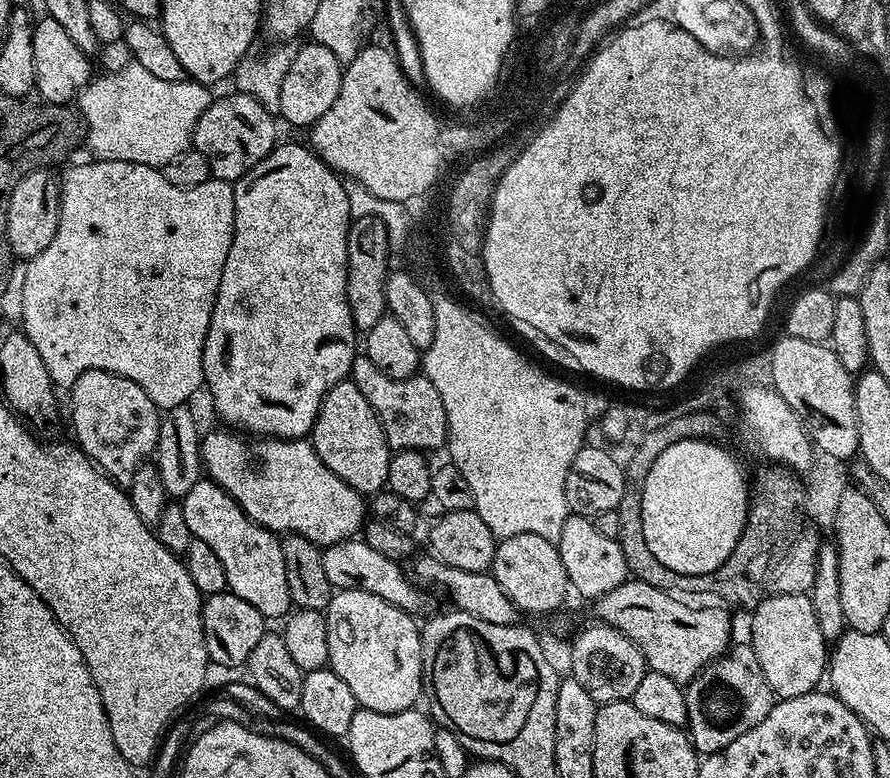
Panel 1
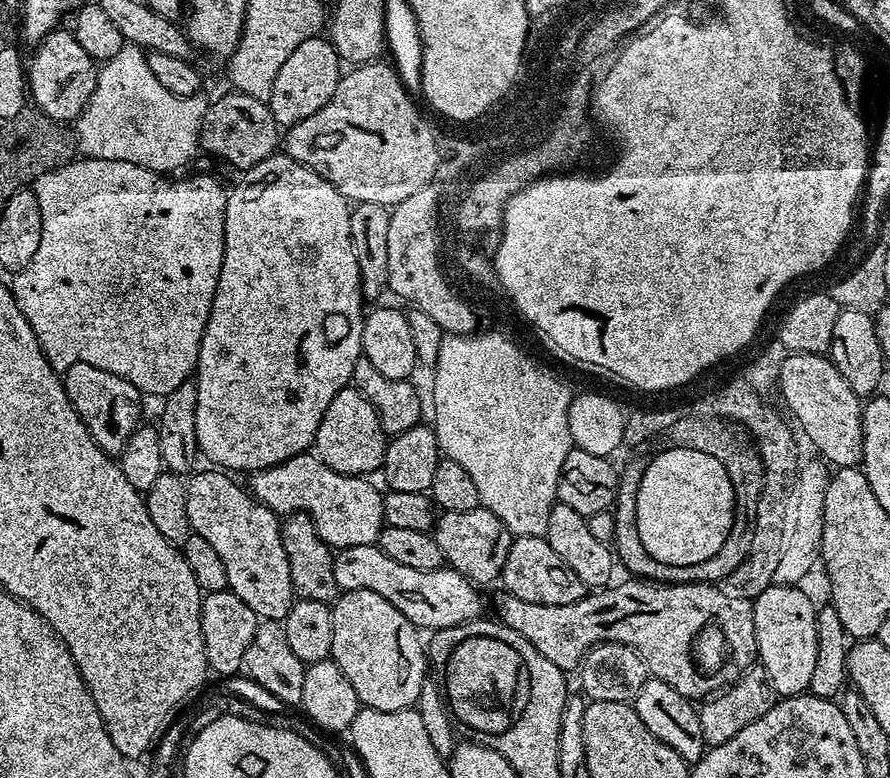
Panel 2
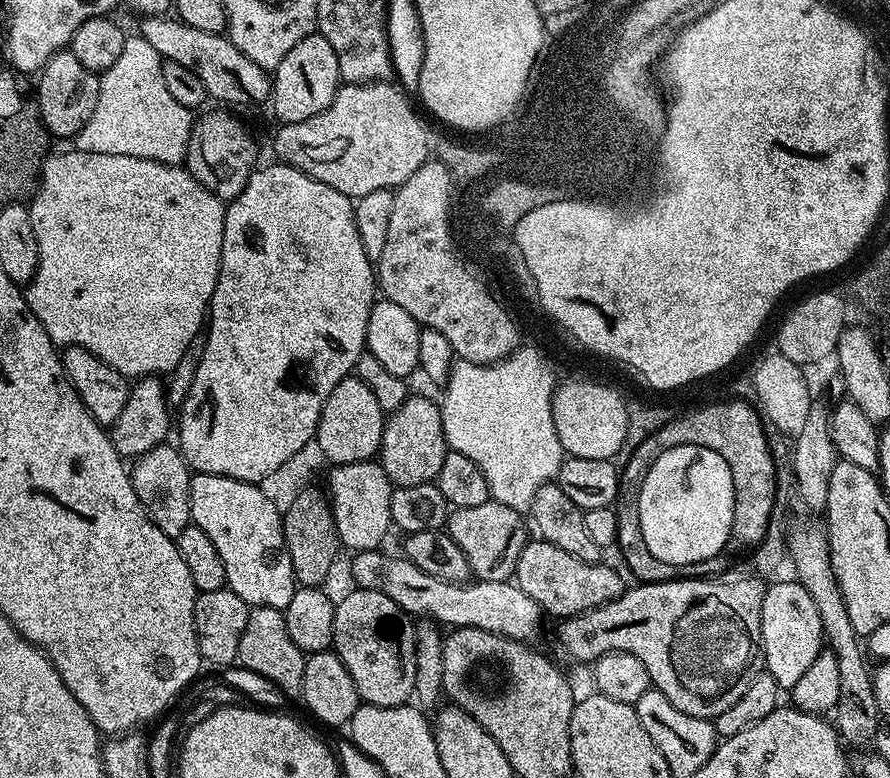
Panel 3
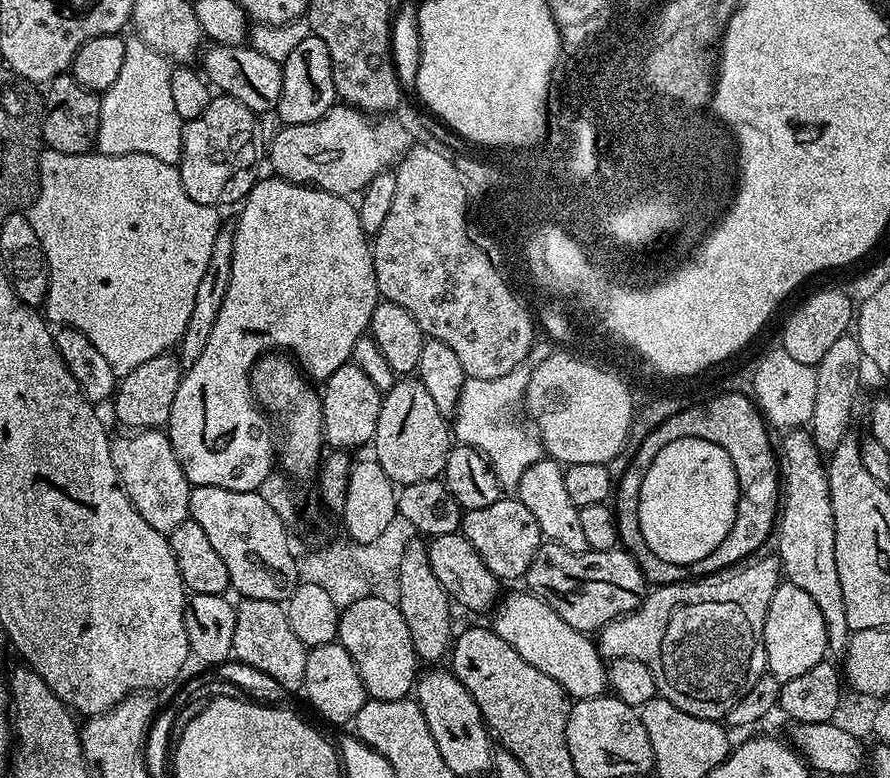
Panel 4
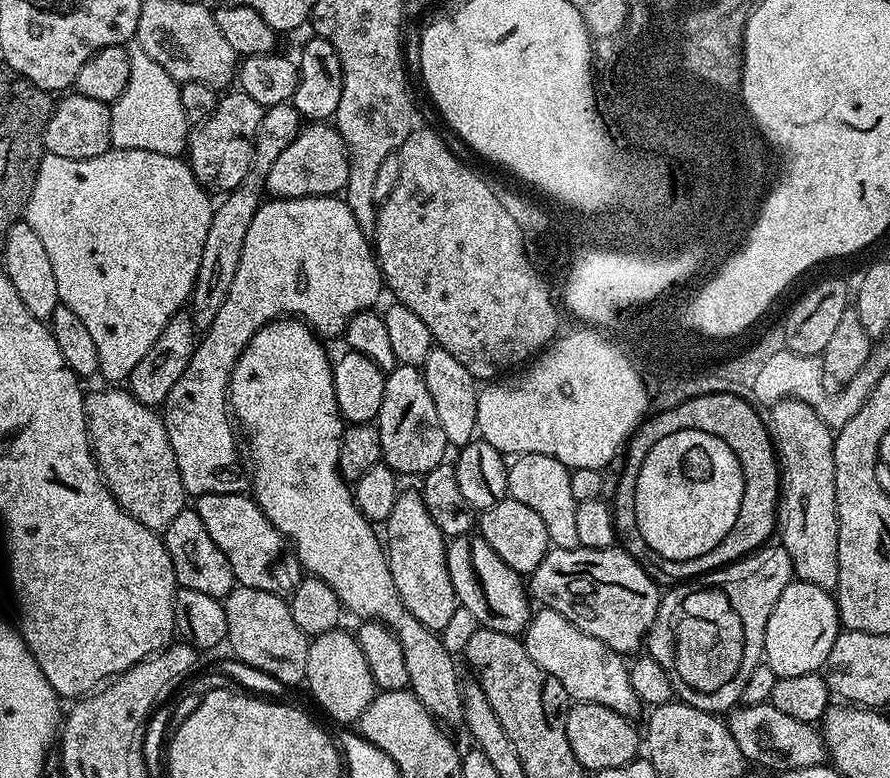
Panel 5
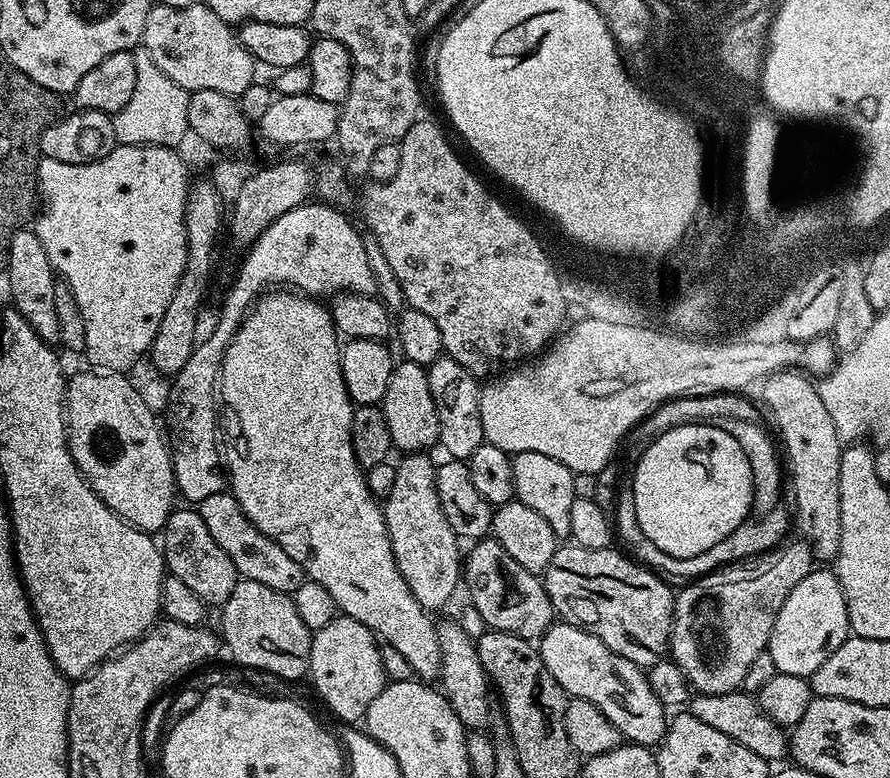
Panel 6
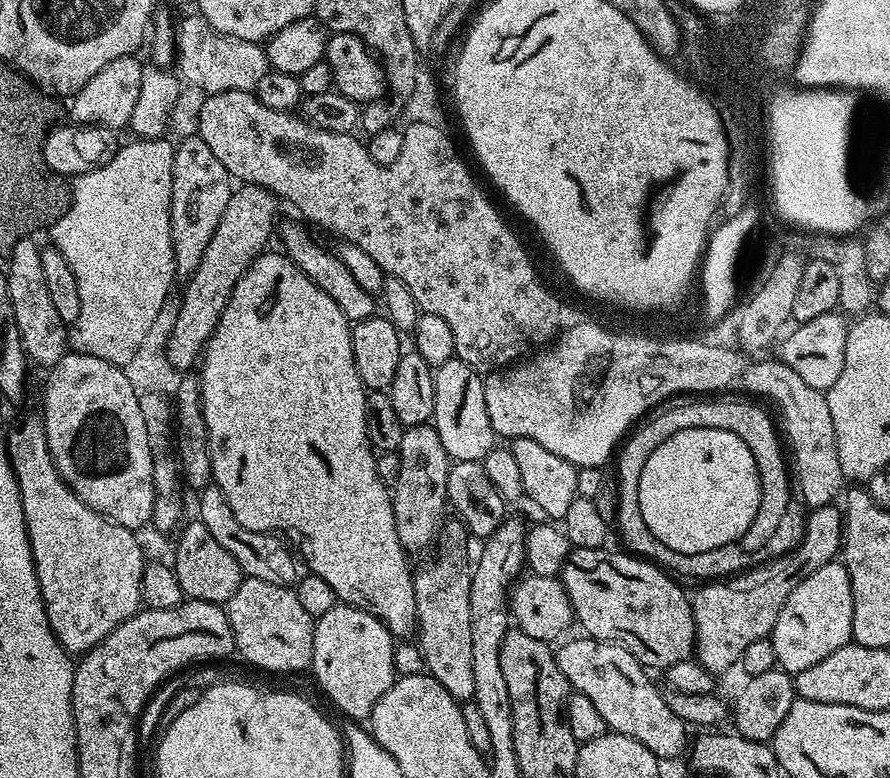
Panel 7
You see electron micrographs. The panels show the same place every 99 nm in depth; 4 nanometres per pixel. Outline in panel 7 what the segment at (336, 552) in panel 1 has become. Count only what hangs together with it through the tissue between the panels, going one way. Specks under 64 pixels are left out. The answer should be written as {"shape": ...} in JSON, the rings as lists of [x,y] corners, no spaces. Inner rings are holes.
{"shape":[[[565,639],[559,645],[561,648],[555,649],[556,661],[569,685],[594,702],[605,725],[611,731],[626,734],[626,738],[634,738],[634,742],[642,742],[642,746],[646,746],[646,750],[653,752],[661,762],[678,755],[684,747],[685,751],[690,744],[689,729],[682,718],[678,718],[678,714],[666,706],[663,695],[659,691],[656,693],[648,677],[651,675],[638,662],[638,658],[609,640],[583,639]]]}

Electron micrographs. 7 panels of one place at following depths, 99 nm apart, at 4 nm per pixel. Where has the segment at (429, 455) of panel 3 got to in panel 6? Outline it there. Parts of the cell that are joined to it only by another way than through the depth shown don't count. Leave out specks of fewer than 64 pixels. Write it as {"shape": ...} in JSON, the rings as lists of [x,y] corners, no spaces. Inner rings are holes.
{"shape":[[[401,359],[390,374],[390,383],[382,401],[386,426],[390,426],[393,449],[400,454],[427,453],[436,448],[440,439],[438,410],[434,406],[434,394],[430,394],[428,370],[423,364]]]}

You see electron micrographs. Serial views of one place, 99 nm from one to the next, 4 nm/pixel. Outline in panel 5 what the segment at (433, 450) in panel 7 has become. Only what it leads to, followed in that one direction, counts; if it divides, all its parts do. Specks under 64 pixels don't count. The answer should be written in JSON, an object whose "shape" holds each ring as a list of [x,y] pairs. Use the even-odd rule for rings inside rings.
{"shape":[[[401,491],[397,495],[390,518],[383,521],[382,536],[386,541],[390,578],[394,578],[402,606],[406,606],[406,610],[410,610],[410,614],[431,632],[443,633],[443,628],[458,613],[458,601],[454,582],[450,582],[450,572],[446,570],[446,537],[438,526],[434,526],[434,518],[430,518],[419,491]]]}

